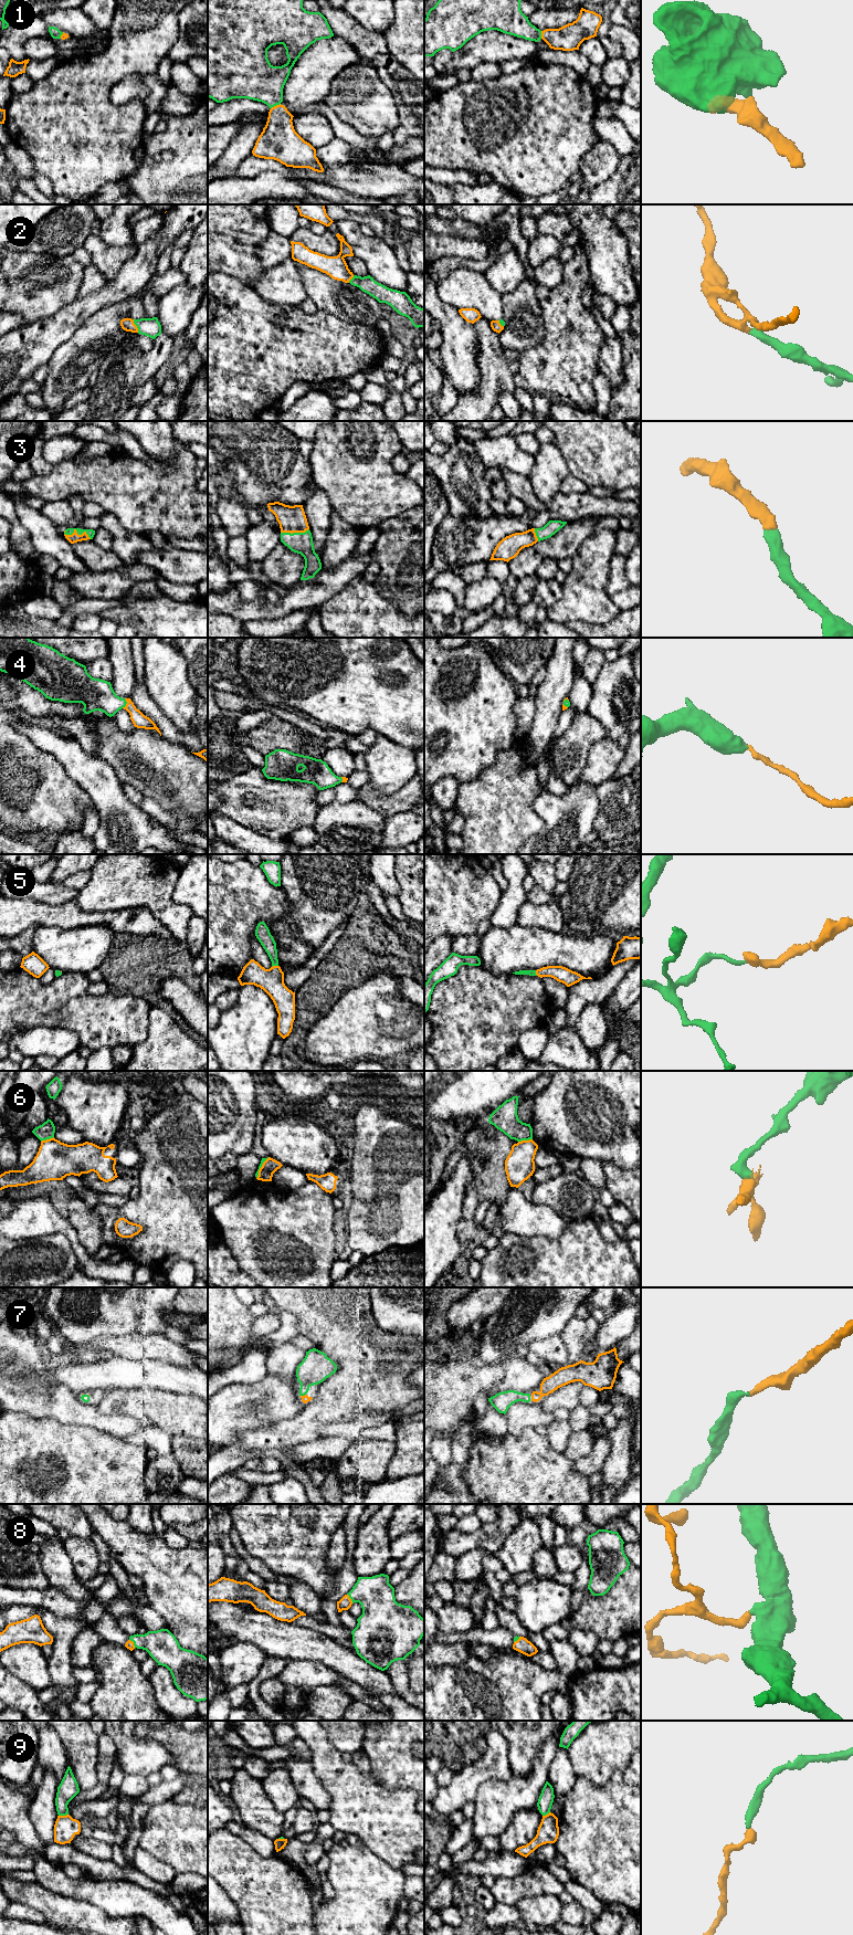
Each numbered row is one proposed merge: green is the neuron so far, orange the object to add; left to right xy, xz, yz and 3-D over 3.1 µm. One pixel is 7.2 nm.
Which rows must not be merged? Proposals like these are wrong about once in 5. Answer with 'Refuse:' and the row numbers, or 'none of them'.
Refuse: 6

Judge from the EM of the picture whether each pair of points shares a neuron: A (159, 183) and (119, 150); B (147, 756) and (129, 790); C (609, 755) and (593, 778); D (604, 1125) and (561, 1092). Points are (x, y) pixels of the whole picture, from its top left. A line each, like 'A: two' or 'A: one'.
A: two
B: two
C: one
D: one

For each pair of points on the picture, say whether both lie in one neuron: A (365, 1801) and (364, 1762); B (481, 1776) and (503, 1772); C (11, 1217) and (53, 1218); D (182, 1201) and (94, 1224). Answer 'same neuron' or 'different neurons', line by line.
A: different neurons
B: same neuron
C: same neuron
D: different neurons

